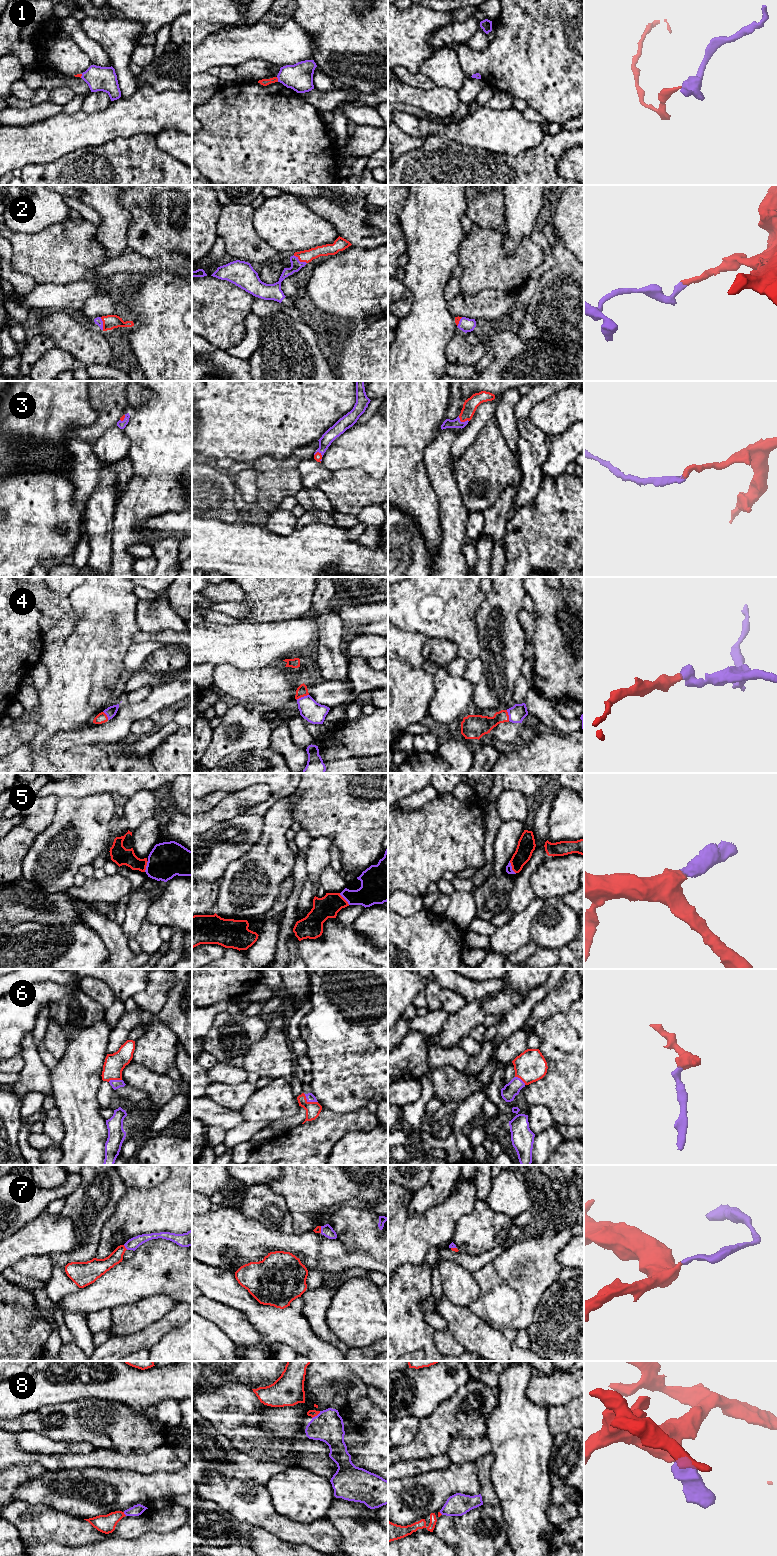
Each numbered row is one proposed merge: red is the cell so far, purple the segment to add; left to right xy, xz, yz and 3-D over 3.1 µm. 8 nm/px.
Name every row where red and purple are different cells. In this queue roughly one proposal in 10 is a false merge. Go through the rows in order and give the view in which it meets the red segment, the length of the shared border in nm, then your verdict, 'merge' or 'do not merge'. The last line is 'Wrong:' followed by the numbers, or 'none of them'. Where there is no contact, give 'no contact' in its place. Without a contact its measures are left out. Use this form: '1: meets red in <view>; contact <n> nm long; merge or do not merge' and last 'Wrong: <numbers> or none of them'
1: meets red in xz; contact 40 nm long; merge
2: meets red in xz; contact 130 nm long; merge
3: meets red in yz; contact 100 nm long; merge
4: meets red in xz; contact 110 nm long; merge
5: meets red in yz; contact 120 nm long; merge
6: meets red in xz; contact 140 nm long; merge
7: meets red in xy; contact 50 nm long; merge
8: meets red in xz; contact 90 nm long; merge
Wrong: none of them

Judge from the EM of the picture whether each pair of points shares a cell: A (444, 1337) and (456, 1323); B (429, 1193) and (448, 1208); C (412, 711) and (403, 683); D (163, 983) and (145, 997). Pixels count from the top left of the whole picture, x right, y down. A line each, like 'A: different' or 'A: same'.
A: different
B: different
C: same
D: same

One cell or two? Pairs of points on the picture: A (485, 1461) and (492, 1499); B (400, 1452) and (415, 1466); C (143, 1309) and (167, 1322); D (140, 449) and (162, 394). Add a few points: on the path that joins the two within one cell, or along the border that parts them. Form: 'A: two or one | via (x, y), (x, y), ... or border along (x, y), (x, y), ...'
A: one | via (485, 1470), (487, 1490)
B: two | border along (431, 1456), (403, 1459), (398, 1462)
C: two | border along (176, 1303), (169, 1312), (140, 1330)
D: one | via (154, 435), (162, 427), (162, 408)

